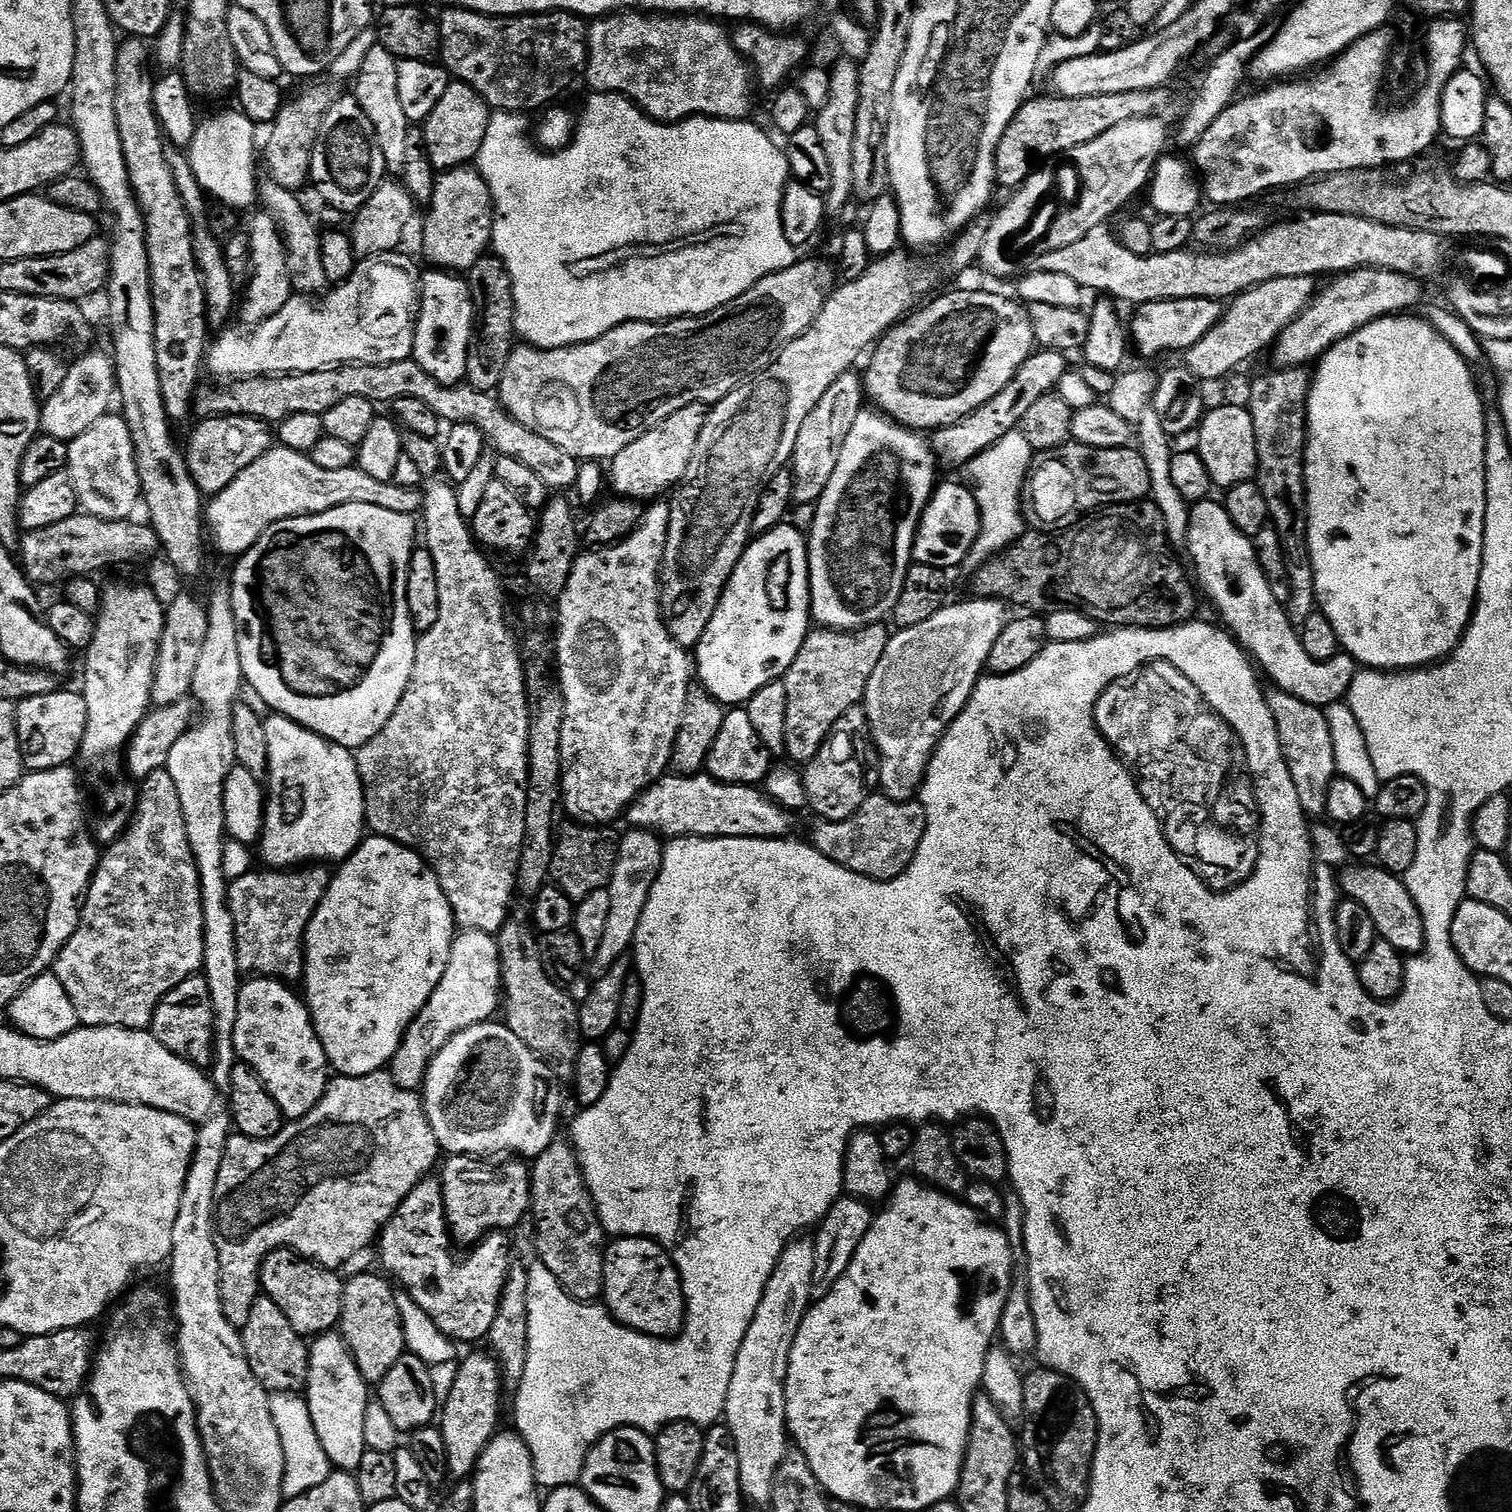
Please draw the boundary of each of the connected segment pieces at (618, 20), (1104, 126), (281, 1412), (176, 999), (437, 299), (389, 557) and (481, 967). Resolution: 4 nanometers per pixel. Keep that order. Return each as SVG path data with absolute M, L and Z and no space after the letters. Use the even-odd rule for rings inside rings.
M639 10L593 19L588 30L587 87L597 92L617 92L661 122L694 116L747 121L752 112L754 73L733 46L729 29L723 27L727 28L719 19L703 14L649 14Z
M1163 87L1134 90L1122 94L1090 94L1086 98L1066 98L1065 96L1047 94L1048 96L1034 97L1035 95L1033 95L1031 98L1025 99L1024 103L1020 105L1018 114L1014 114L1014 118L998 146L998 154L996 155L997 185L1001 189L1008 188L1007 190L1019 188L1024 183L1028 173L1033 171L1032 156L1060 156L1063 152L1064 155L1070 154L1078 146L1082 146L1086 142L1094 142L1094 138L1106 134L1106 130L1110 130L1122 122L1130 122L1130 118L1163 117L1164 111L1172 104L1172 96L1168 91L1167 87Z
M278 1392L269 1395L270 1414L273 1415L274 1426L282 1438L284 1460L283 1494L285 1499L292 1499L314 1486L321 1485L332 1471L328 1455L322 1449L322 1442L314 1430L307 1401L295 1393Z
M197 974L174 986L174 990L170 990L170 994L166 994L154 1009L150 1031L162 1046L166 1046L166 1050L178 1054L178 1058L195 1064L197 1068L207 1069L213 1063L216 1040L215 1010L207 978Z
M428 270L420 277L420 310L416 318L416 333L414 334L414 346L412 347L411 359L418 362L418 366L422 366L422 370L426 370L426 374L430 374L430 378L438 378L438 382L443 384L463 384L467 374L467 352L470 350L472 340L473 324L476 323L476 303L472 298L472 292L469 288L469 281L463 275L447 270Z
M362 502L343 504L313 516L295 516L270 526L270 530L258 538L255 546L235 561L236 573L230 580L234 618L237 620L238 651L247 687L252 687L260 695L261 702L272 707L273 713L290 718L295 724L309 728L333 744L359 750L366 742L370 742L370 738L374 738L378 730L390 722L414 670L418 633L408 605L408 571L417 544L418 524L413 517L394 514L394 510L382 510L382 506L370 506Z
M464 930L456 937L450 950L450 962L446 974L442 974L442 982L434 990L434 994L422 1006L422 1010L412 1020L412 1025L404 1032L402 1042L394 1054L390 1071L394 1082L400 1088L419 1089L424 1083L424 1075L432 1059L462 1030L470 1030L470 1026L489 1023L496 1012L496 1007L502 1004L502 977L500 974L500 942L491 932L479 932L478 930Z

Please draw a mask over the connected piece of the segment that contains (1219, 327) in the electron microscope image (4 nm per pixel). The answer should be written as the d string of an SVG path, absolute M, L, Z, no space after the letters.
M1315 276L1274 278L1241 292L1231 301L1223 317L1196 345L1183 353L1186 367L1201 382L1220 380L1275 345L1277 338L1304 312L1318 291Z

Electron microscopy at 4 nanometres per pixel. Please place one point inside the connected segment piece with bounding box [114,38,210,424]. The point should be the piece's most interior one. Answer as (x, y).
(177, 288)

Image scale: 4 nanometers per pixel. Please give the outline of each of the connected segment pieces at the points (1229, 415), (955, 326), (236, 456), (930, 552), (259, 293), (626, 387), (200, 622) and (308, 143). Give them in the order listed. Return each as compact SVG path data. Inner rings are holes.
M1224 404L1213 412L1212 409L1205 411L1198 427L1199 434L1198 453L1217 489L1229 490L1240 483L1251 481L1257 475L1258 446L1254 438L1254 418L1247 407Z
M948 292L926 308L913 311L881 336L875 345L872 361L862 372L867 399L871 403L873 400L879 411L891 420L897 420L903 428L921 434L931 434L937 428L950 426L978 410L978 406L990 402L990 398L1018 374L1022 362L1026 362L1037 347L1027 307L1013 300L996 292Z
M209 415L192 432L186 446L189 473L197 488L205 497L217 496L246 466L250 466L262 454L274 447L274 432L269 421L259 420L253 416Z
M937 483L916 531L912 551L915 563L951 570L971 557L972 547L980 533L980 511L971 488L960 484Z
M264 210L260 212L248 225L253 273L248 280L247 287L242 292L242 303L238 308L238 316L241 316L246 323L252 324L248 326L259 326L270 318L274 318L274 314L278 314L278 310L282 310L294 294L282 233L271 214Z
M800 258L786 270L778 270L774 274L762 278L754 286L750 286L750 290L746 290L746 294L734 298L734 302L726 302L726 306L701 316L683 316L680 320L666 320L663 322L631 320L606 334L602 334L598 338L594 338L590 342L571 344L565 348L534 348L527 342L521 343L519 346L513 347L512 352L509 354L509 361L506 362L505 372L502 374L498 389L498 399L505 410L522 426L528 427L534 434L548 438L550 442L554 442L562 450L566 450L566 453L572 455L576 461L611 462L615 456L622 454L622 450L626 450L626 446L630 446L630 442L642 438L642 434L646 434L654 426L658 426L666 418L670 418L670 414L674 414L674 410L682 410L682 406L690 406L691 404L714 405L722 398L729 396L735 388L748 383L759 372L765 372L772 365L773 359L779 356L781 350L790 342L794 342L794 338L798 338L803 334L814 322L814 318L818 318L825 300L828 299L834 288L832 272L834 276L833 265L831 268L824 260L804 260L804 258Z
M188 594L176 597L172 604L169 603L167 605L162 642L159 646L159 656L156 659L154 686L151 688L152 702L155 707L173 705L174 702L180 701L182 697L191 693L194 672L208 632L206 609L207 607L202 602L200 604L194 597Z
M320 80L311 84L300 96L292 101L287 101L284 108L279 112L279 116L273 121L269 129L270 136L266 144L266 164L268 166L269 177L280 186L295 192L301 191L304 184L308 184L311 177L312 166L312 151L316 147L318 134L321 132L322 122L325 121L325 115L329 113L330 109L337 104L337 102L344 95L344 89L341 88L341 83L332 82L330 84L327 80Z

